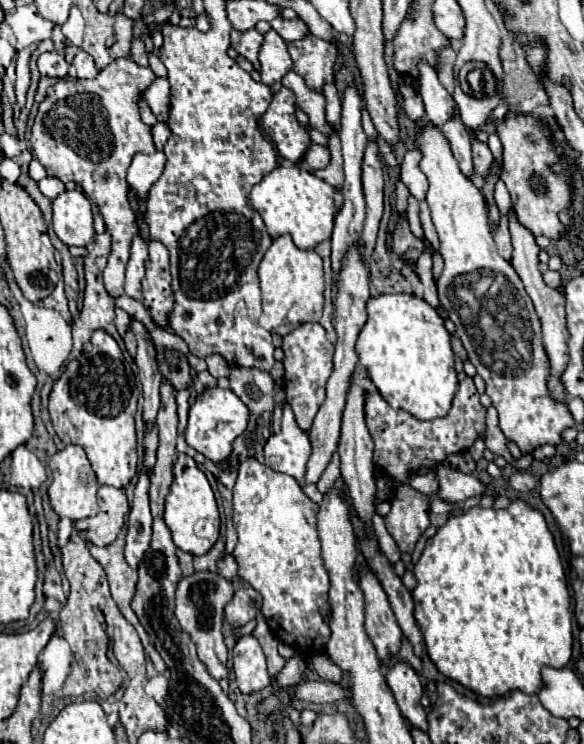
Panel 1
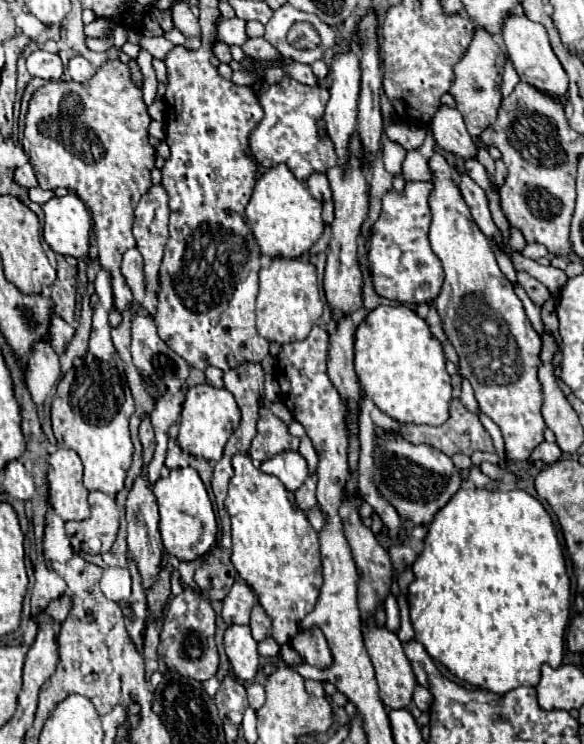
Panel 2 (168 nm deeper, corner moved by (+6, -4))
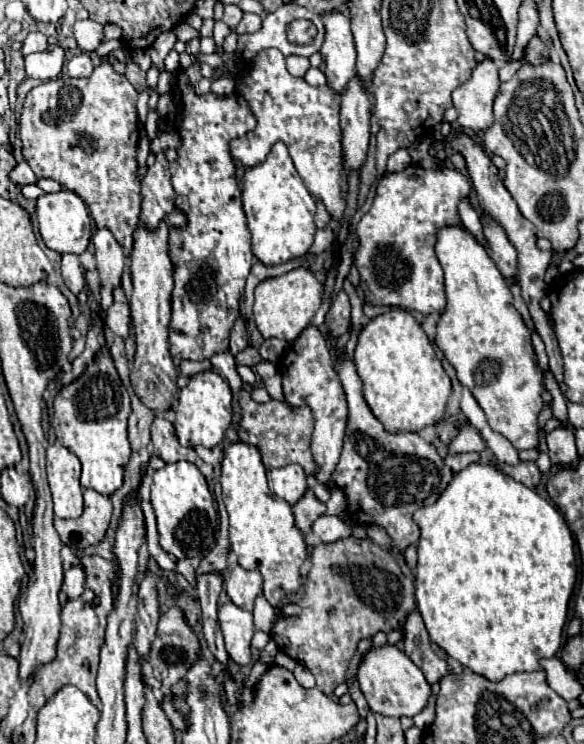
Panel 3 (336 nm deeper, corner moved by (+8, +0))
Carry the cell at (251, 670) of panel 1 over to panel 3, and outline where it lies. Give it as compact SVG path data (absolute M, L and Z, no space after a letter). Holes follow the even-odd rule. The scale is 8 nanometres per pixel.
M231 601L219 607L219 625L225 637L225 649L237 665L251 661L251 637L253 637L253 615Z

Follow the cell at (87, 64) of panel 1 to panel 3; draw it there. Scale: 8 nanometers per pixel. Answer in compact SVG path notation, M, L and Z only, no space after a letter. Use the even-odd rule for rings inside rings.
M79 53L69 59L67 63L67 75L69 77L89 77L93 73L93 63L89 53Z

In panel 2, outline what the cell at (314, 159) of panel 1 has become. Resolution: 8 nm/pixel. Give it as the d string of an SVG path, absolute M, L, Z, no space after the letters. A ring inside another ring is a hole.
M315 171L315 173L309 175L307 187L309 187L311 195L315 195L315 199L319 199L319 201L327 201L327 199L331 197L329 181L327 181L327 177L325 177L323 173L319 173L319 171Z

